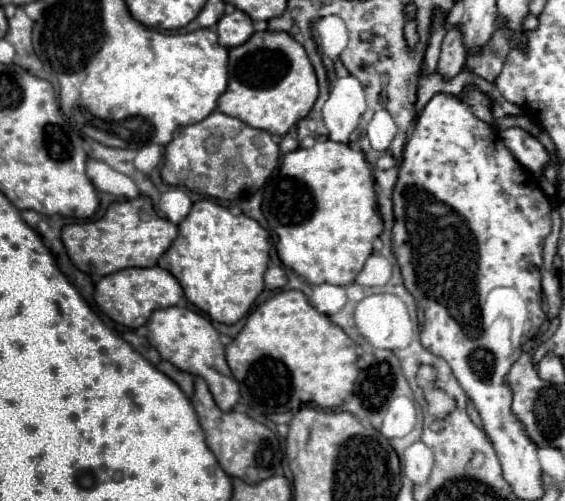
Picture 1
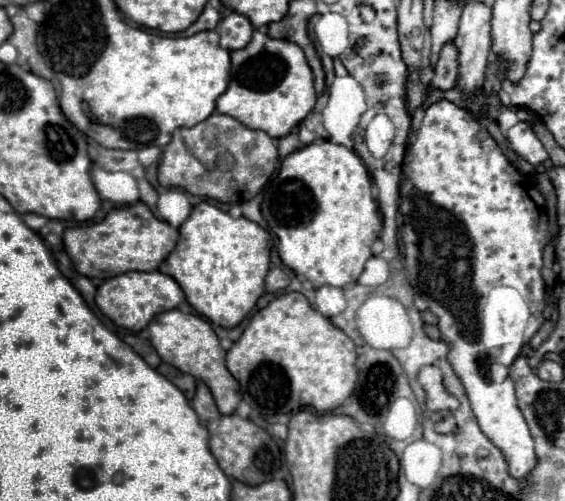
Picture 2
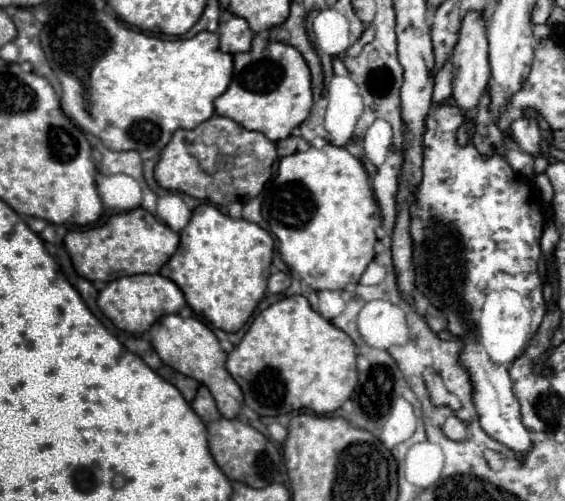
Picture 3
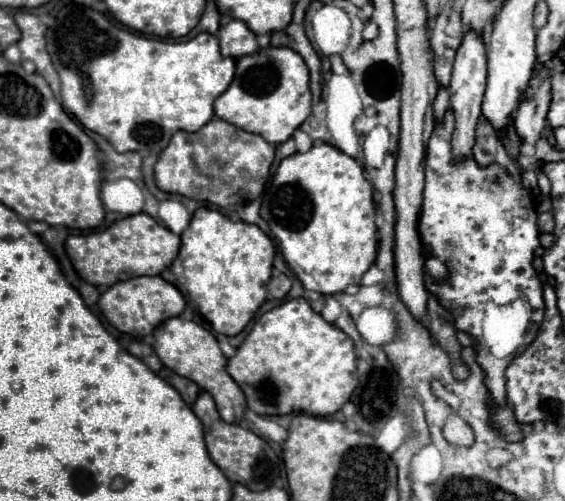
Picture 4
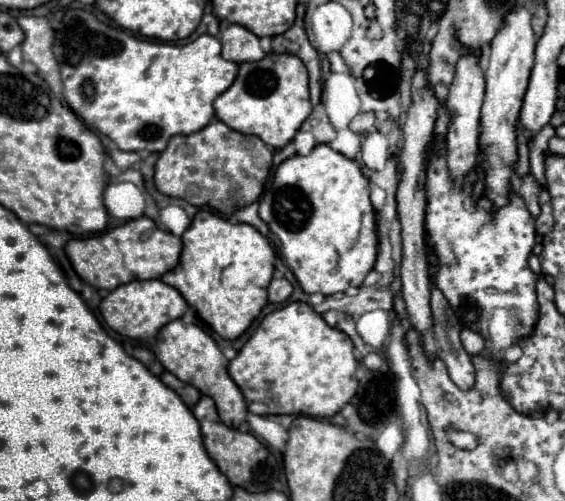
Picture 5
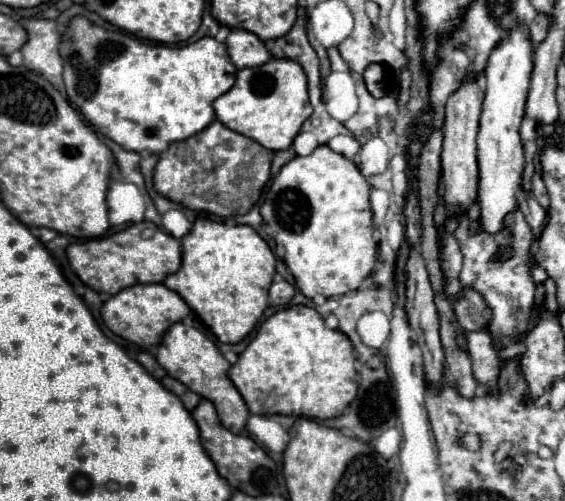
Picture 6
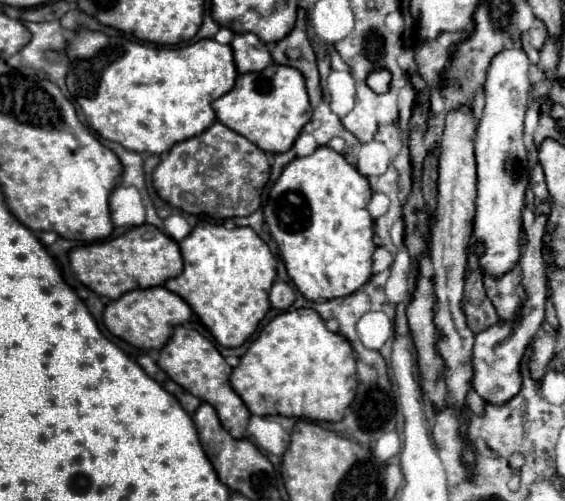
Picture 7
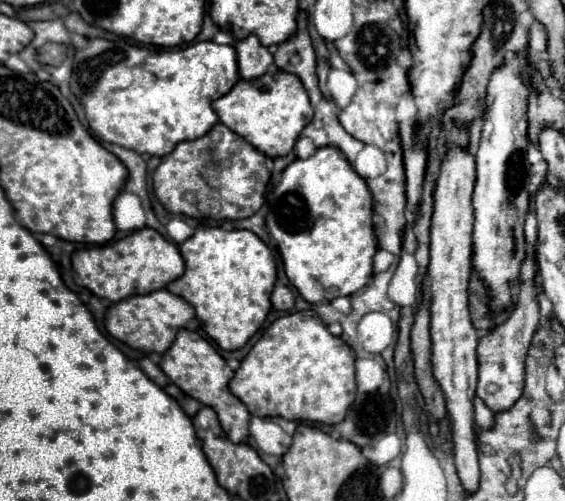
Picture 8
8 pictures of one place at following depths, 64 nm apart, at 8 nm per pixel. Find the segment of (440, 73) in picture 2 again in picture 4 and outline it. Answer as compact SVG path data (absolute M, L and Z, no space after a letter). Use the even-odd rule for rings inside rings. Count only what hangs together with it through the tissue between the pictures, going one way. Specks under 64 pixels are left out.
M440 86L440 88L438 88L438 94L436 94L436 100L434 100L434 116L436 116L438 120L444 118L444 112L446 112L446 108L448 108L448 104L450 104L448 98L450 98L448 88Z

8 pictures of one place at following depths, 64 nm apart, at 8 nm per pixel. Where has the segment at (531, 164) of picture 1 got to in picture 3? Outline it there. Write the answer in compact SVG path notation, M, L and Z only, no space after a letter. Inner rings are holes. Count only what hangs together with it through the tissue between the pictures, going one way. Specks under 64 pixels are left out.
M518 118L512 126L510 126L510 132L512 132L512 138L514 138L514 142L524 150L524 152L528 152L530 156L534 156L534 158L538 158L538 156L548 156L546 152L542 152L542 148L540 148L540 140L542 140L542 136L540 136L540 128L538 128L538 124L534 122L534 120L528 120L528 118Z

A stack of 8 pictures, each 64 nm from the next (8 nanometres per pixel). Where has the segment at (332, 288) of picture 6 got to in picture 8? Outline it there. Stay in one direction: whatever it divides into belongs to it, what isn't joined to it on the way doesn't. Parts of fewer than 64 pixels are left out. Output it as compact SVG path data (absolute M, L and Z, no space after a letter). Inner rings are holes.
M332 146L318 148L310 158L298 158L284 168L282 180L274 188L274 212L266 216L266 226L278 242L288 280L310 304L352 296L372 276L372 256L378 250L372 224L372 194L366 180L356 176L356 170L344 160L344 154Z

